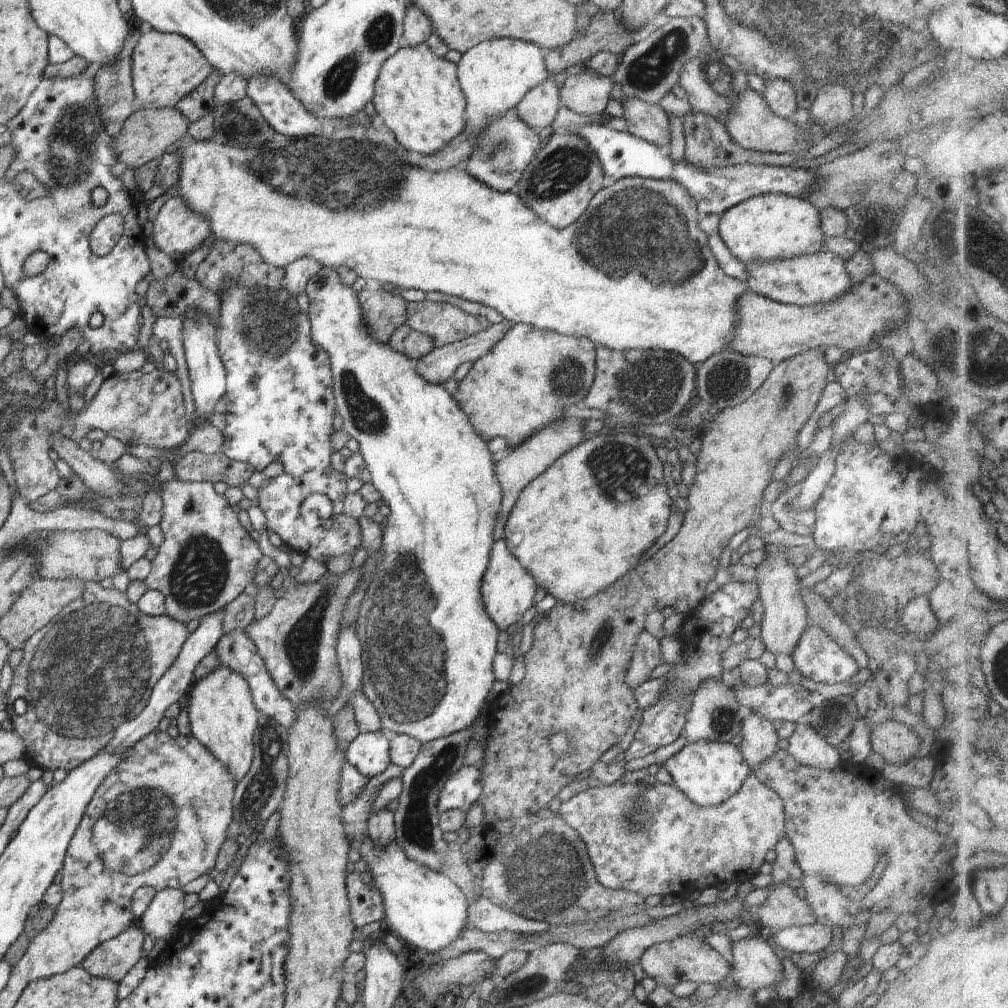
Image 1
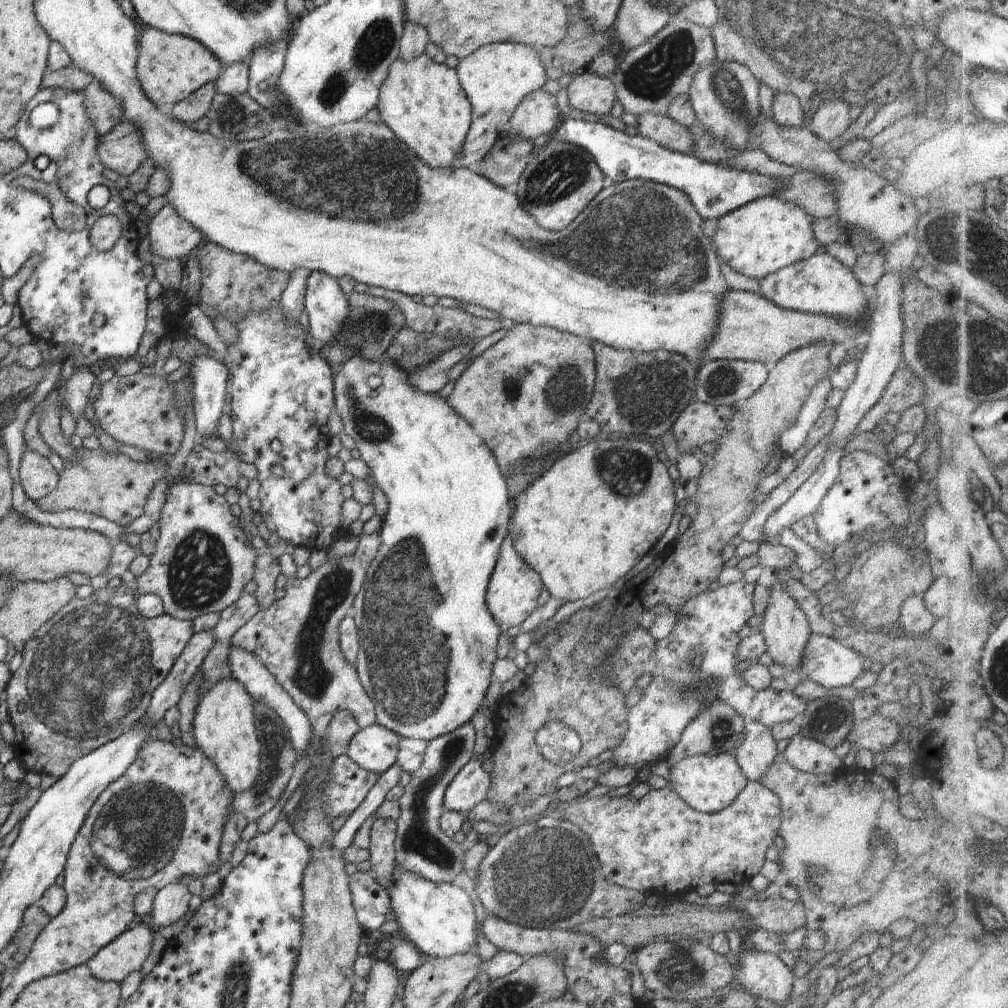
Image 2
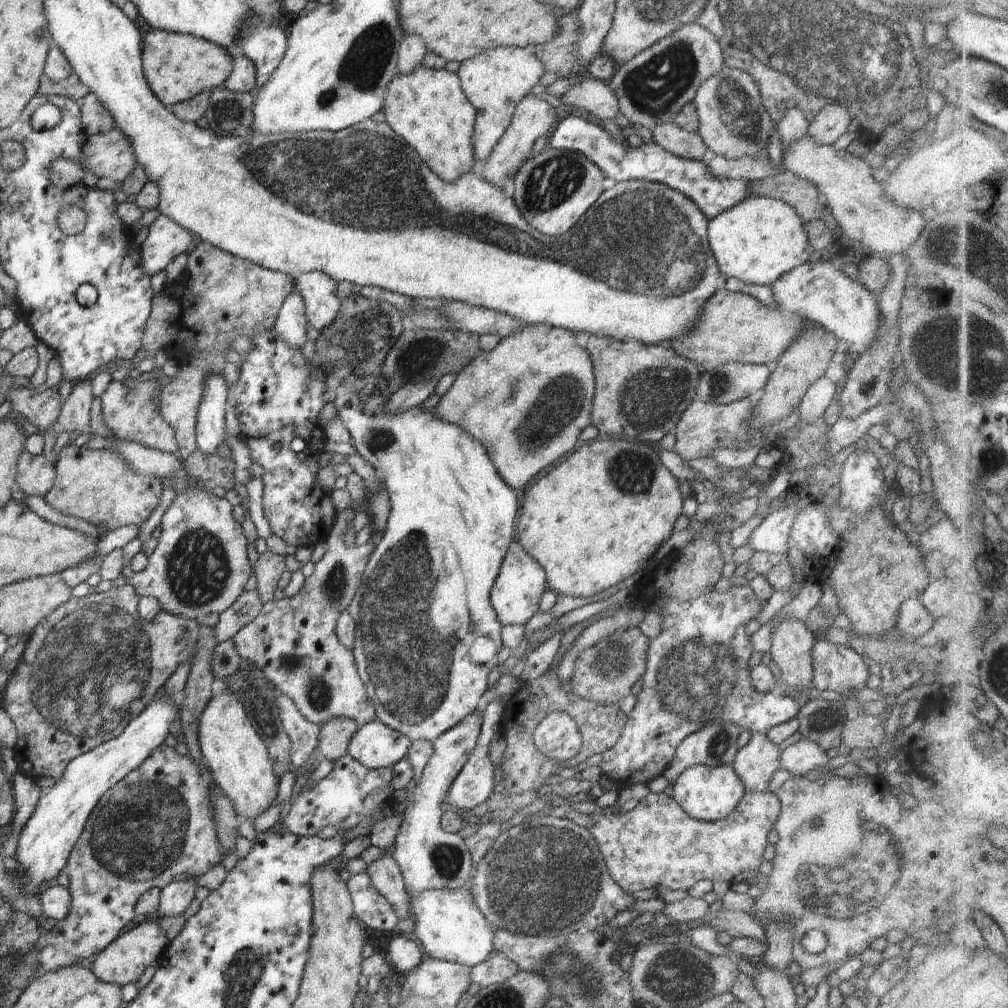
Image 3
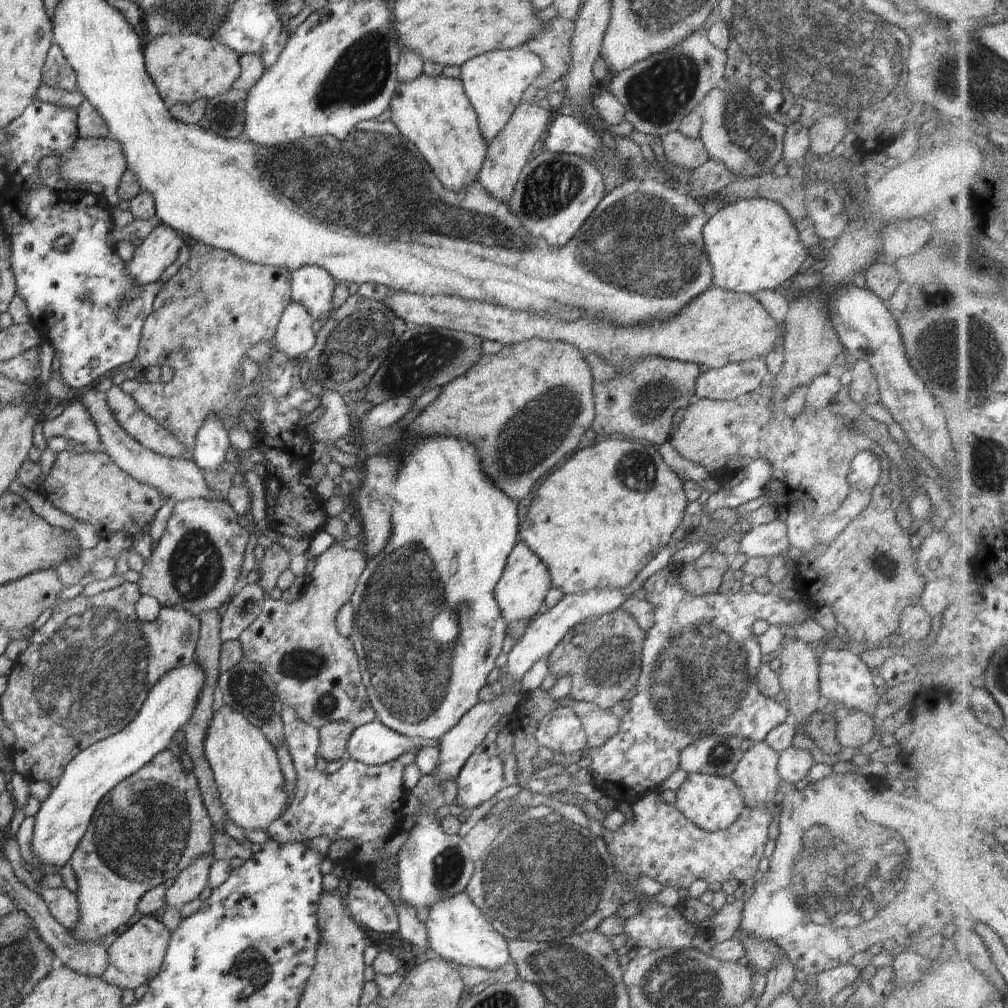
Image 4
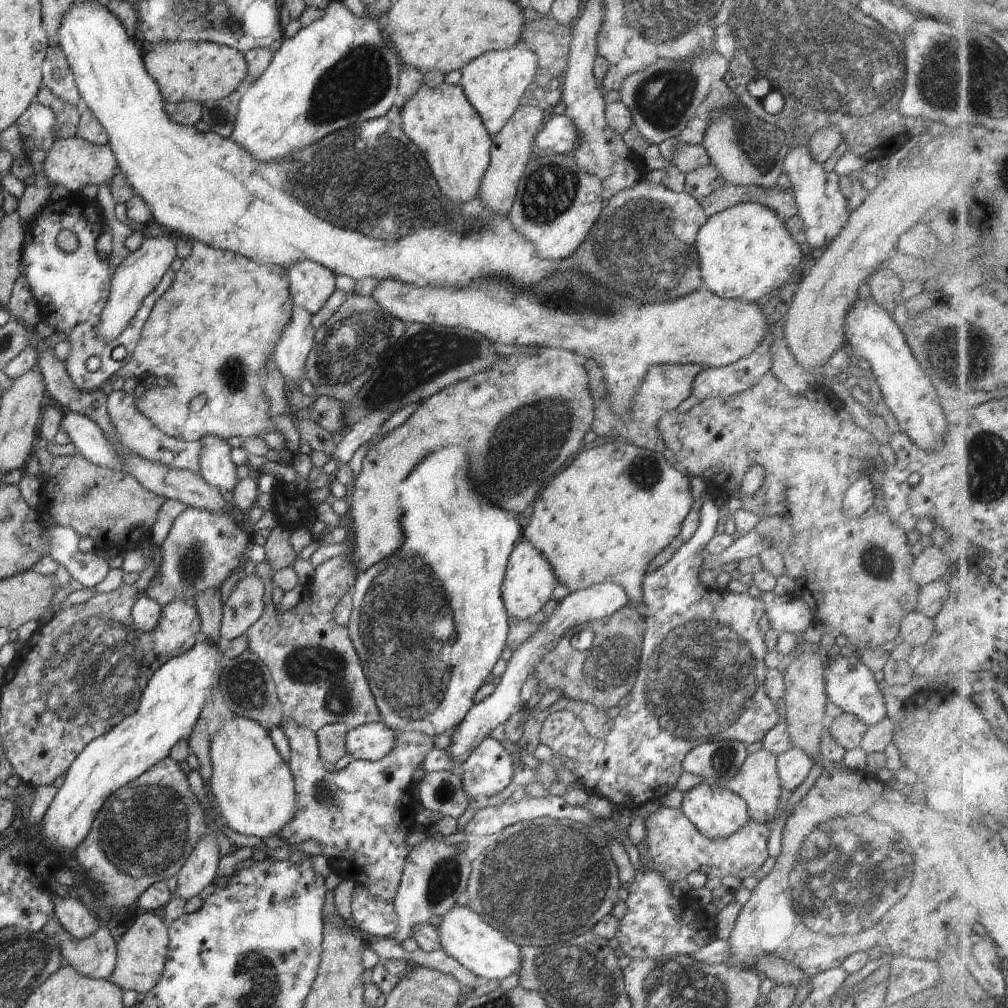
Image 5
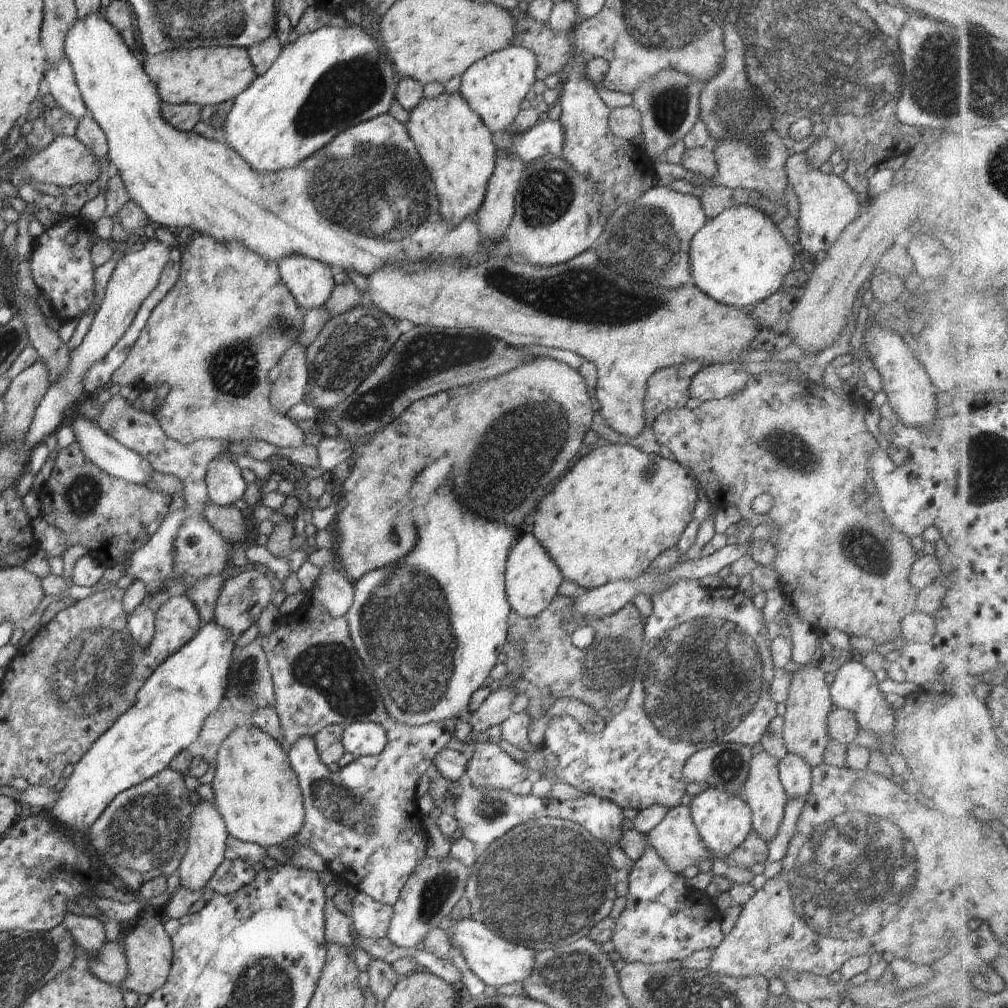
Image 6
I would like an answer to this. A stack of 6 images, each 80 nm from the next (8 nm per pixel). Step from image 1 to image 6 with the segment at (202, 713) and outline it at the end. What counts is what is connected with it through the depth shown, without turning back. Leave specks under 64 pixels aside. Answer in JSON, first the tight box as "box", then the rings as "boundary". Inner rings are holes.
{"box":[210,724,305,846],"boundary":[[[254,724],[235,728],[220,743],[214,759],[217,762],[216,772],[210,785],[215,794],[215,807],[229,835],[260,846],[276,846],[290,837],[296,838],[305,817],[297,774],[291,767],[287,752],[267,732]]]}

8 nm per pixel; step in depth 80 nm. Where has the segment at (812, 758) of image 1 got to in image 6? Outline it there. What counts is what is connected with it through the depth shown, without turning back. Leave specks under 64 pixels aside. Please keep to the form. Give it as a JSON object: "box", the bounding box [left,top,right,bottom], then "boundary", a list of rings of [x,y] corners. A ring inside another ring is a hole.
{"box":[777,753,812,799],"boundary":[[[786,753],[777,763],[779,779],[790,799],[807,796],[812,784],[811,766],[796,753]]]}

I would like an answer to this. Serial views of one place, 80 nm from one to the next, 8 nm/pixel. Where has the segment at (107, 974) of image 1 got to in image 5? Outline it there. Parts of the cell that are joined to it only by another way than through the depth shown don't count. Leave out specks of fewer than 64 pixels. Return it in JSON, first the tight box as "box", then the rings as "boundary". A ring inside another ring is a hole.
{"box":[107,911,169,993],"boundary":[[[138,911],[138,916],[125,933],[116,942],[116,964],[114,970],[107,976],[110,982],[118,985],[124,992],[147,993],[160,980],[169,949],[169,934],[167,922],[160,913]]]}

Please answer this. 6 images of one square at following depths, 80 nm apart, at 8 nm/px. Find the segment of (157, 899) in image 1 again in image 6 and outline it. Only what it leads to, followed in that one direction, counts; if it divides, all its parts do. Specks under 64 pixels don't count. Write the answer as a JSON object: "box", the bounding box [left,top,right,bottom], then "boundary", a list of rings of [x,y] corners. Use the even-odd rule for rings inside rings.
{"box":[178,798,228,891],"boundary":[[[193,798],[194,810],[191,818],[191,825],[188,831],[188,842],[186,854],[178,867],[178,878],[180,885],[191,891],[199,891],[206,888],[208,881],[214,876],[216,868],[222,864],[224,850],[226,850],[226,840],[228,840],[228,831],[225,822],[215,807],[215,802],[209,804],[201,798]]]}

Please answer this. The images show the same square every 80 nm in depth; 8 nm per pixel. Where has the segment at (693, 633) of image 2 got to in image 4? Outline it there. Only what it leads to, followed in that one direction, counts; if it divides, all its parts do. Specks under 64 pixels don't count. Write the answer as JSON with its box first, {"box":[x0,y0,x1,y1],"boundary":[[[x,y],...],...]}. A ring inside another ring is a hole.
{"box":[534,563,814,805],"boundary":[[[670,563],[668,567],[658,571],[655,575],[648,577],[643,584],[643,587],[646,590],[647,601],[654,606],[654,625],[646,632],[646,638],[643,642],[643,649],[641,652],[641,673],[638,677],[636,684],[636,696],[634,696],[630,701],[630,708],[628,712],[620,719],[621,723],[619,724],[619,729],[617,733],[610,739],[604,746],[598,747],[597,749],[590,749],[587,746],[585,732],[581,720],[576,716],[576,713],[568,707],[558,707],[554,710],[551,710],[544,718],[540,719],[537,729],[534,732],[534,743],[536,746],[546,746],[552,751],[556,752],[559,757],[566,758],[569,757],[572,753],[586,753],[587,756],[592,758],[592,764],[588,768],[592,770],[592,782],[604,790],[607,795],[610,795],[611,798],[614,798],[618,803],[623,805],[633,804],[634,801],[639,800],[646,796],[648,793],[656,793],[656,790],[660,789],[660,784],[663,780],[666,780],[674,771],[676,771],[679,766],[679,754],[680,751],[683,751],[689,744],[695,743],[710,735],[734,735],[740,739],[755,740],[755,742],[764,741],[768,733],[776,728],[779,724],[782,724],[786,720],[790,720],[789,710],[785,707],[784,702],[777,702],[774,699],[765,697],[757,686],[757,670],[761,665],[761,648],[755,639],[757,636],[752,633],[752,624],[756,620],[767,620],[769,622],[778,622],[778,623],[794,623],[798,624],[803,622],[808,616],[811,616],[814,612],[811,608],[806,608],[802,602],[784,602],[782,598],[779,597],[777,591],[763,595],[752,590],[749,593],[744,591],[738,591],[734,594],[725,595],[720,593],[708,593],[704,596],[698,596],[690,594],[686,589],[681,586],[679,582],[679,572],[683,571],[682,564],[673,564]]]}

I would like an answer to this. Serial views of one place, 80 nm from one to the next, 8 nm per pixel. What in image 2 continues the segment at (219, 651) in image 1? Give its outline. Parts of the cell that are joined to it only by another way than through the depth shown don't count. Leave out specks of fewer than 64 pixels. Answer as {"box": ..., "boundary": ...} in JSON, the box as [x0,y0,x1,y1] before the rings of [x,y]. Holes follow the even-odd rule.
{"box":[228,642,313,756],"boundary":[[[230,642],[228,664],[231,676],[244,685],[251,698],[254,701],[260,701],[264,706],[270,707],[283,720],[289,730],[296,756],[301,756],[301,752],[310,745],[313,732],[312,721],[305,715],[305,712],[294,704],[290,695],[278,684],[278,681],[268,672],[268,669],[255,654]]]}

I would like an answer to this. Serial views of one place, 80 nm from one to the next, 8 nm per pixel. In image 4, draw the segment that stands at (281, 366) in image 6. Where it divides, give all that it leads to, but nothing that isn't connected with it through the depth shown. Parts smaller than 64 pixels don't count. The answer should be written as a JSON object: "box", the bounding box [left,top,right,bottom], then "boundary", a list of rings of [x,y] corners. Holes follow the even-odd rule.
{"box":[274,301,315,360],"boundary":[[[290,301],[275,330],[274,340],[281,353],[296,360],[300,354],[307,353],[315,345],[313,321],[304,306]]]}

